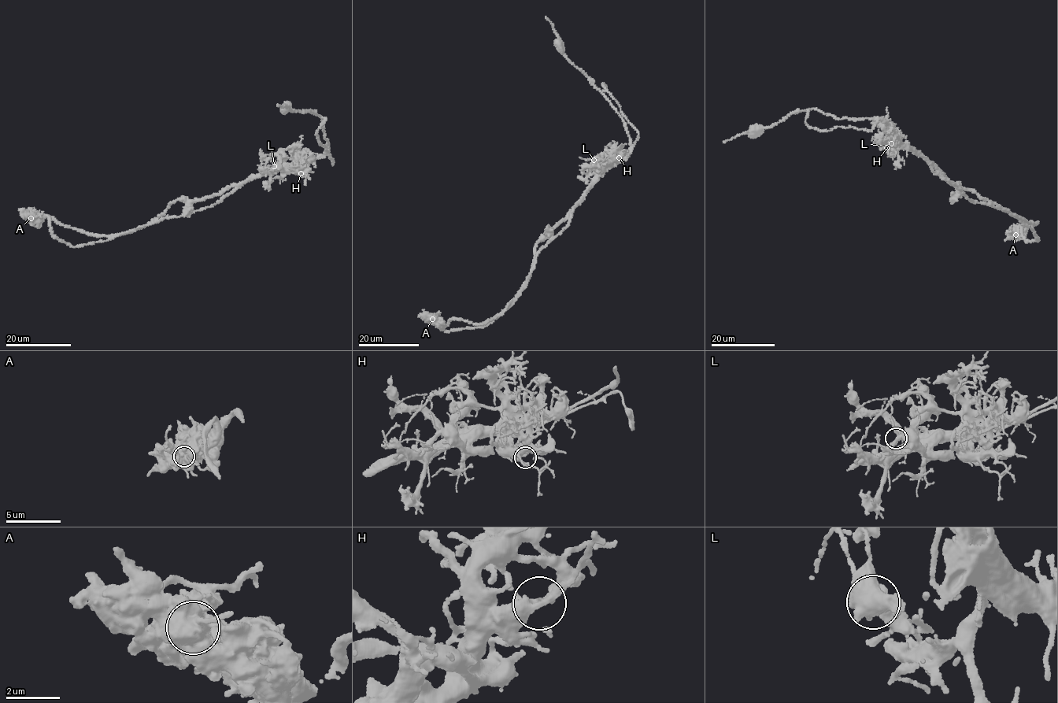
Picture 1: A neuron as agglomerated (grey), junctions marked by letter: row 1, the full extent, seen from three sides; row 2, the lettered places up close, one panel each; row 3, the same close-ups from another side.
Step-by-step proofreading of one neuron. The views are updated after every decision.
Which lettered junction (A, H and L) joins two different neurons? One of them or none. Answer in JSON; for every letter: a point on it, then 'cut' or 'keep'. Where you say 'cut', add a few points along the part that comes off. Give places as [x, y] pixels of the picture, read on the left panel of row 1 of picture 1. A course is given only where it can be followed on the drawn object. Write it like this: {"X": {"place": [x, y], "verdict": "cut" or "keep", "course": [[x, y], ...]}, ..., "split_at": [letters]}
{"A": {"place": [31, 218], "verdict": "cut", "course": [[30, 218], [79, 246], [264, 172], [332, 164], [325, 119], [282, 109]]}, "H": {"place": [301, 173], "verdict": "keep"}, "L": {"place": [274, 166], "verdict": "keep"}, "split_at": ["A"]}

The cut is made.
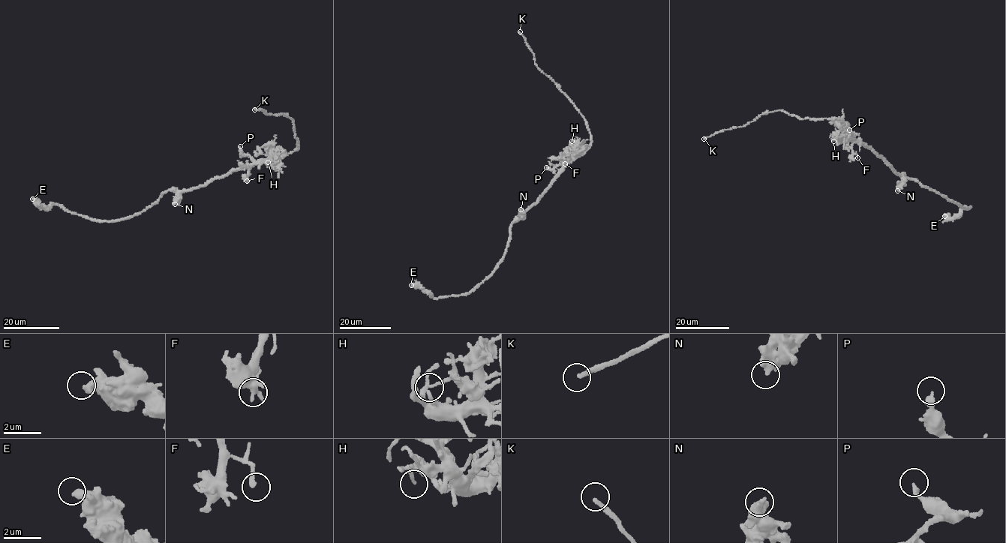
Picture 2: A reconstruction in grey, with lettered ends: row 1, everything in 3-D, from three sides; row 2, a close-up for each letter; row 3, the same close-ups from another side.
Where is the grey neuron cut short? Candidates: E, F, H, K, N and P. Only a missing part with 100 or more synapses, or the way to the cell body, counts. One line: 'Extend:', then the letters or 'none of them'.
Extend: K

